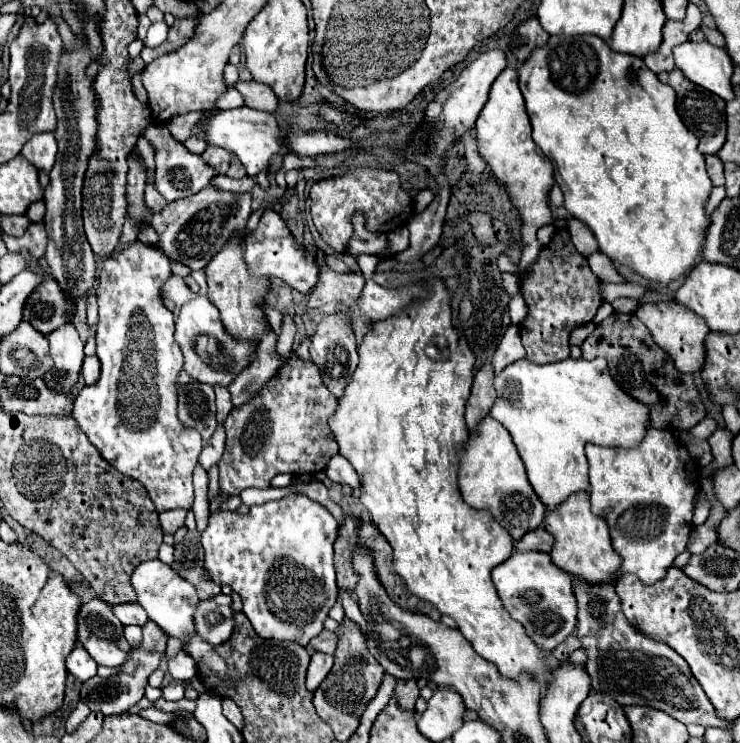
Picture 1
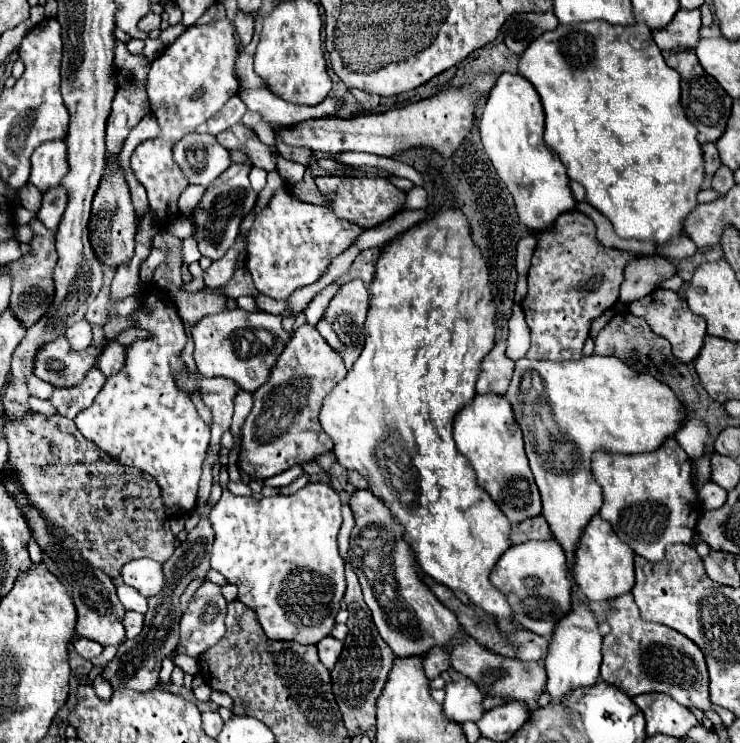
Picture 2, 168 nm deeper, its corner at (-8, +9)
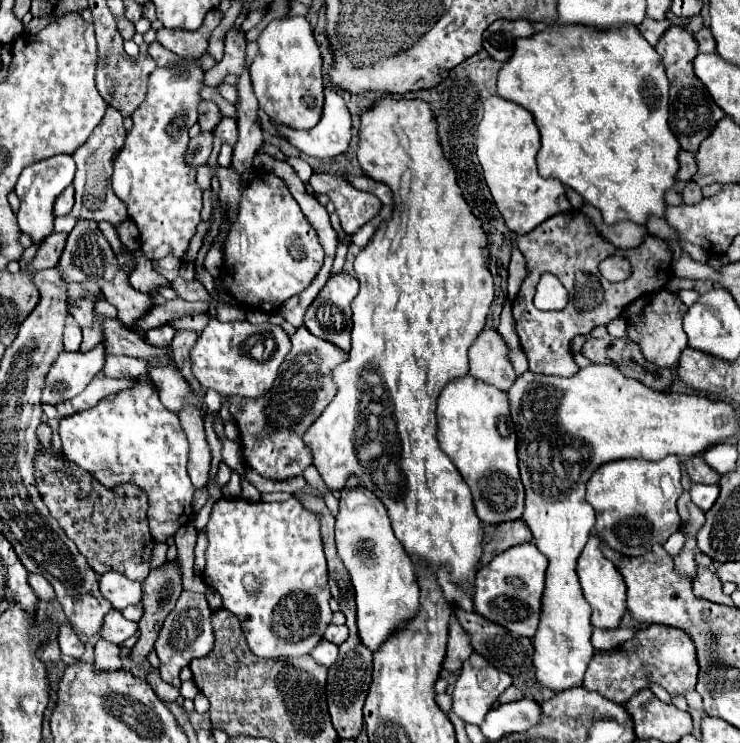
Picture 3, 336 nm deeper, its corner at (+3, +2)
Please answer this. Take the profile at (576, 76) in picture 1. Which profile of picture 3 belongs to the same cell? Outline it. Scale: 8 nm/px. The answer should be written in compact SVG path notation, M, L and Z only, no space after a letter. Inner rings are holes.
M548 27L542 33L536 33L528 39L518 39L516 41L516 51L512 53L512 59L508 59L500 73L498 73L498 93L504 99L510 99L518 105L524 105L532 115L538 125L542 145L538 151L538 171L542 177L554 177L562 181L564 185L572 187L576 193L584 197L586 203L594 205L596 209L602 211L604 223L614 225L620 221L632 221L636 225L646 225L650 217L664 217L666 215L666 191L674 187L676 183L676 173L680 169L678 163L678 153L680 153L680 143L676 135L668 127L668 89L670 81L666 77L664 65L660 63L660 57L656 55L654 47L640 35L636 27L616 27L616 31L588 31L588 27Z

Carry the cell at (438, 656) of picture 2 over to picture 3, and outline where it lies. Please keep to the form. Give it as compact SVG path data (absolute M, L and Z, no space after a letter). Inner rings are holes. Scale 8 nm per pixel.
M452 615L450 617L450 625L448 625L448 647L446 647L446 657L444 657L444 663L442 663L442 669L454 673L454 671L460 671L462 663L472 655L472 645L470 645L470 639L466 635L466 631L460 627L458 619Z

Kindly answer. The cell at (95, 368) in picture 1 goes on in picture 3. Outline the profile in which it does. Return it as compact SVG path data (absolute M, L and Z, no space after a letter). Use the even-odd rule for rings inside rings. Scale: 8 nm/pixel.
M108 355L106 357L106 365L102 369L102 373L106 377L112 379L134 379L138 375L146 375L148 373L148 365L142 363L140 359L132 359L132 357L116 357L116 355Z

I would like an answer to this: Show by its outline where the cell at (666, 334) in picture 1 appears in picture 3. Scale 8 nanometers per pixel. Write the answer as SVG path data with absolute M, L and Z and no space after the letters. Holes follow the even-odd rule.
M658 291L652 295L650 303L638 315L628 317L628 337L640 343L644 357L658 367L676 367L680 361L682 351L688 347L688 337L682 329L682 317L688 307L678 299L676 293Z

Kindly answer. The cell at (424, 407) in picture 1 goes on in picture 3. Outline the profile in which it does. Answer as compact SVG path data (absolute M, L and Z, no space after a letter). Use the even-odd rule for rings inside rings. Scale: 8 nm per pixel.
M382 99L370 111L362 113L360 121L358 161L362 169L374 181L386 183L394 191L394 197L400 195L404 183L408 185L408 193L402 203L394 205L392 219L384 223L384 227L378 227L372 243L368 243L354 261L360 291L352 301L352 349L348 361L332 373L336 385L334 399L304 433L304 441L312 449L314 467L328 489L342 489L346 479L356 475L362 487L372 491L388 509L394 535L410 559L430 573L448 565L452 583L464 593L474 593L484 525L474 511L470 487L438 445L436 399L450 381L468 375L466 353L484 329L494 299L486 233L470 213L456 183L456 173L442 155L436 121L428 103Z

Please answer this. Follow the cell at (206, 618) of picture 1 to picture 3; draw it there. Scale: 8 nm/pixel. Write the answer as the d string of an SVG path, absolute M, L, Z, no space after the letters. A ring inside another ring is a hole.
M184 591L178 597L178 603L174 607L174 611L166 617L164 627L156 639L156 653L160 657L160 677L162 681L180 687L180 679L178 673L182 667L186 667L192 659L196 657L204 657L208 655L208 651L212 651L214 647L214 629L212 629L212 611L206 603L204 593L190 593Z

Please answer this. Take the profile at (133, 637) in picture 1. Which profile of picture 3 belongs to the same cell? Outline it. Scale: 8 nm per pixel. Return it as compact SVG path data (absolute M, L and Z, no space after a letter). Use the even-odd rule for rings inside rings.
M112 609L106 617L104 617L104 631L102 637L110 643L122 645L126 639L130 639L136 633L138 625L134 621L124 619L116 609Z

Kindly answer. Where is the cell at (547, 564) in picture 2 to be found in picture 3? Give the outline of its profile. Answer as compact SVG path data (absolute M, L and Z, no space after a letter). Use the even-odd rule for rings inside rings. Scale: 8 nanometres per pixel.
M534 543L510 547L508 551L492 559L488 565L478 569L476 591L474 591L476 611L482 617L506 627L510 633L534 637L540 621L546 567L548 567L548 559L538 551Z

